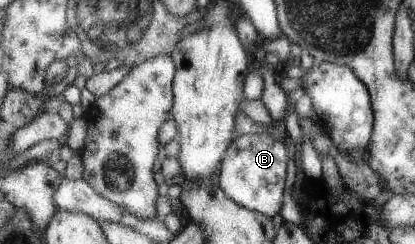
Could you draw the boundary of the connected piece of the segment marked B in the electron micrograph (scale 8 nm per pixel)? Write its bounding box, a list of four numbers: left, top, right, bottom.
[220,132,288,218]

